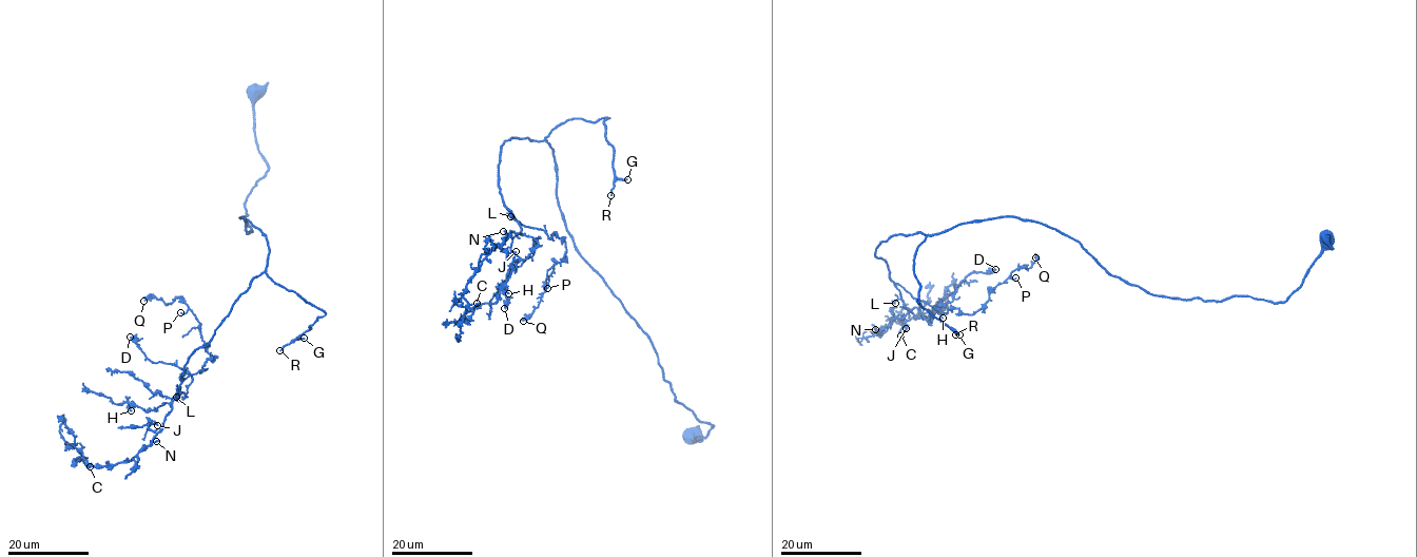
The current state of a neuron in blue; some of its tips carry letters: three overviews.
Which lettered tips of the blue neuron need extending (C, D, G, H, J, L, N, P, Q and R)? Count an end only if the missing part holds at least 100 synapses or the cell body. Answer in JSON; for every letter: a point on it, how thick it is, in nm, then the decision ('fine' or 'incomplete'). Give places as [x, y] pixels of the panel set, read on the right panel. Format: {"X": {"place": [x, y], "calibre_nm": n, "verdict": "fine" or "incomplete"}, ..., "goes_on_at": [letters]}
{"C": {"place": [900, 335], "calibre_nm": 110, "verdict": "fine"}, "D": {"place": [995, 269], "calibre_nm": 200, "verdict": "fine"}, "G": {"place": [959, 334], "calibre_nm": 200, "verdict": "incomplete"}, "H": {"place": [943, 318], "calibre_nm": 180, "verdict": "fine"}, "J": {"place": [906, 328], "calibre_nm": 180, "verdict": "fine"}, "L": {"place": [895, 303], "calibre_nm": 120, "verdict": "fine"}, "N": {"place": [875, 329], "calibre_nm": 150, "verdict": "fine"}, "P": {"place": [1015, 277], "calibre_nm": 130, "verdict": "fine"}, "Q": {"place": [1035, 257], "calibre_nm": 120, "verdict": "fine"}, "R": {"place": [955, 334], "calibre_nm": 150, "verdict": "incomplete"}, "goes_on_at": ["G", "R"]}

